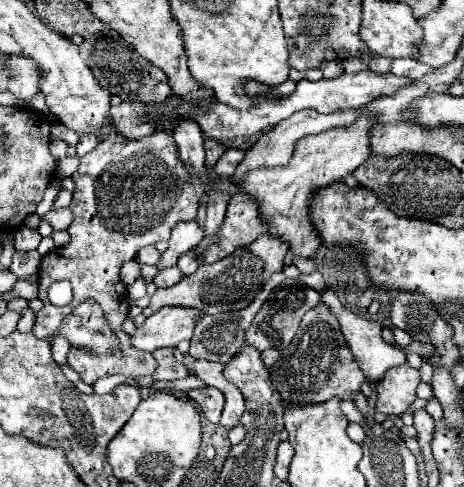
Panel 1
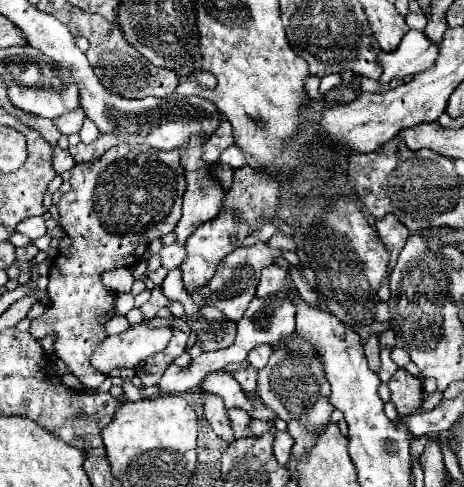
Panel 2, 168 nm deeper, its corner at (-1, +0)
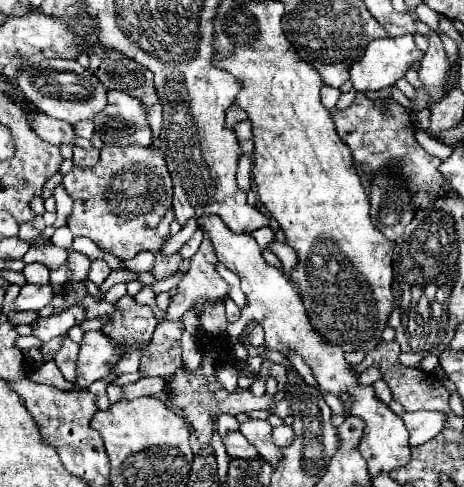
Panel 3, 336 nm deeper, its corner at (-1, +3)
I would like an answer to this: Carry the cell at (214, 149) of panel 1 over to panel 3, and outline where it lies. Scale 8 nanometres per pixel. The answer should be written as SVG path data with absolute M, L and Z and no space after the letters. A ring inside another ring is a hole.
M232 105L230 109L228 109L228 113L226 113L226 123L230 125L230 127L234 127L236 123L240 123L240 121L244 121L246 119L246 113L238 107L238 105Z

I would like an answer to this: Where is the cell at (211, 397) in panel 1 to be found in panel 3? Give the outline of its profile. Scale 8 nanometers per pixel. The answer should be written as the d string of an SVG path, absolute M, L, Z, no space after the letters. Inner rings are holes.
M232 431L226 439L224 439L226 451L230 457L238 457L238 459L260 459L260 453L256 451L254 445L250 445L246 441L246 437L240 431Z

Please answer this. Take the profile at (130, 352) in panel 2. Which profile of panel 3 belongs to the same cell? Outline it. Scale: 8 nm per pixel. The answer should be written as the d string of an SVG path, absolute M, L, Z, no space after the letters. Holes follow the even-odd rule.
M88 331L80 345L76 359L76 389L86 389L98 379L104 379L110 371L110 365L118 361L122 349L114 345L104 333Z

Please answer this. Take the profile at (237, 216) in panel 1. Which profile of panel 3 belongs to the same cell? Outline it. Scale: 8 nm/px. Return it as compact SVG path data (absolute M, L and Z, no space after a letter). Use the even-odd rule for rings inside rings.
M202 241L198 253L190 259L190 269L186 273L186 277L182 279L182 283L178 285L178 293L172 297L168 309L166 309L166 315L164 315L164 321L178 321L184 311L192 309L192 307L202 307L202 315L200 315L200 325L204 327L206 333L218 337L226 331L226 315L224 315L224 299L226 299L226 293L228 293L228 283L216 273L216 257L214 257L214 247L210 245L210 241Z

